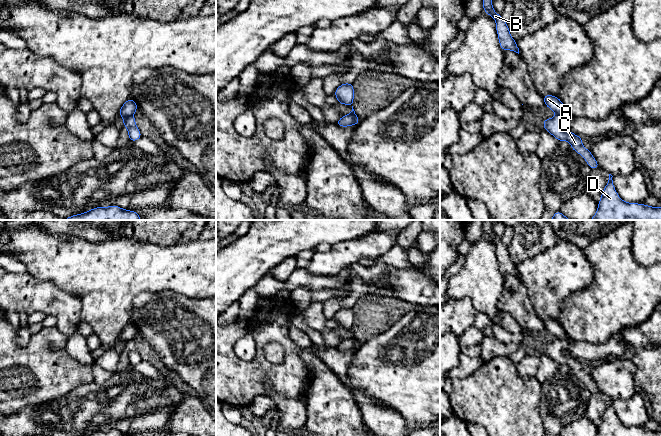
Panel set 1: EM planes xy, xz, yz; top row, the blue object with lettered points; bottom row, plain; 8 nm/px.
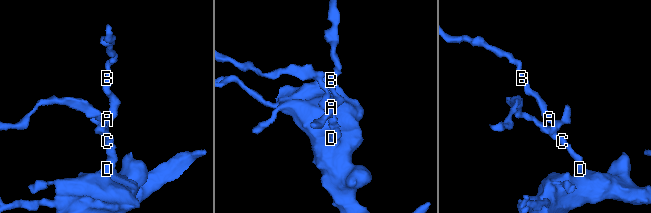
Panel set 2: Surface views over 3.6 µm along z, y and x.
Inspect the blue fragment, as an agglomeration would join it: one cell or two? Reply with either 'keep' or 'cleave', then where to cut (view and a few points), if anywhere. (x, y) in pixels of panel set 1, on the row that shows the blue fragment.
cleave; cut yz (557, 114), (567, 115)

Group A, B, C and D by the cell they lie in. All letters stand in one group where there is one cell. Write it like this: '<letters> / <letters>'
A B / C D

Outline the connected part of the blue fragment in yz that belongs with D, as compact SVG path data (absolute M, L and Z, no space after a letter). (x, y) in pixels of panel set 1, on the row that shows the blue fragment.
M612 175L602 191L596 214L590 220L661 220L661 207L623 201L615 190Z

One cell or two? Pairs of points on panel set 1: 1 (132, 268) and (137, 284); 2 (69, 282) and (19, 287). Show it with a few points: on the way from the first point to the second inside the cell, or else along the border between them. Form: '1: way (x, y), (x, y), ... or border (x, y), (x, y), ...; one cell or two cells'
1: way (132, 272), (133, 280); one cell
2: border (32, 275), (75, 294); two cells

